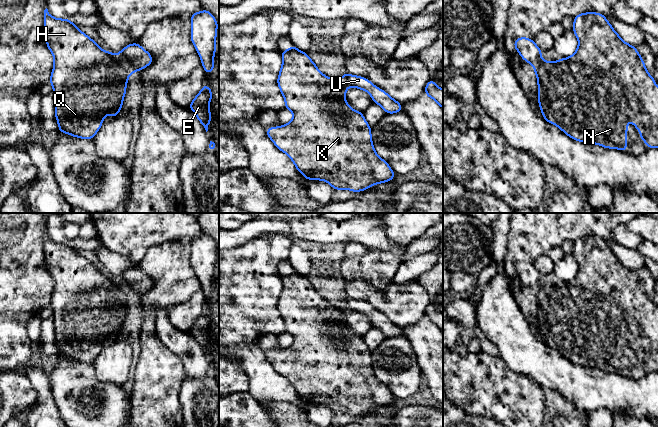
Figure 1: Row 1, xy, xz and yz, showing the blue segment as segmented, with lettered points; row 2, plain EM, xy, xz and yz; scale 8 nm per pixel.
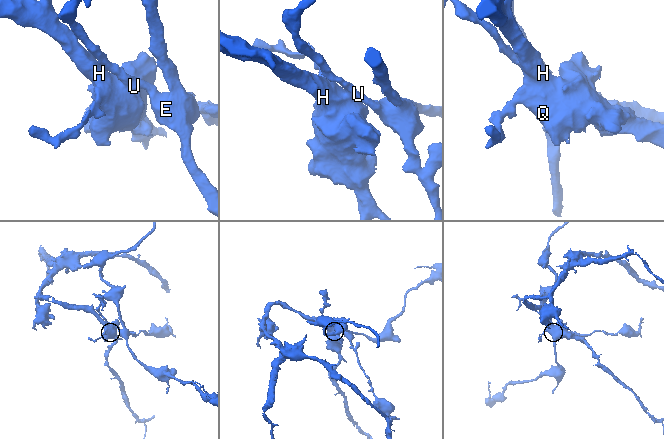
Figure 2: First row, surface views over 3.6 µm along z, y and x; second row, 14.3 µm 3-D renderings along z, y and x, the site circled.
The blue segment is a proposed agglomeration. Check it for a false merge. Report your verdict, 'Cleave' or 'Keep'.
Cleave

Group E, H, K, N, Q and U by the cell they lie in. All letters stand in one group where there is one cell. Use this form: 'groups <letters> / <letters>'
groups E U / H K N Q

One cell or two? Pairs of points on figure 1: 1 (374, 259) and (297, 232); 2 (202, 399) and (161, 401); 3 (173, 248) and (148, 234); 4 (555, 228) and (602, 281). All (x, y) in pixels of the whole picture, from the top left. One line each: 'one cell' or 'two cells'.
1: two cells
2: two cells
3: two cells
4: two cells

